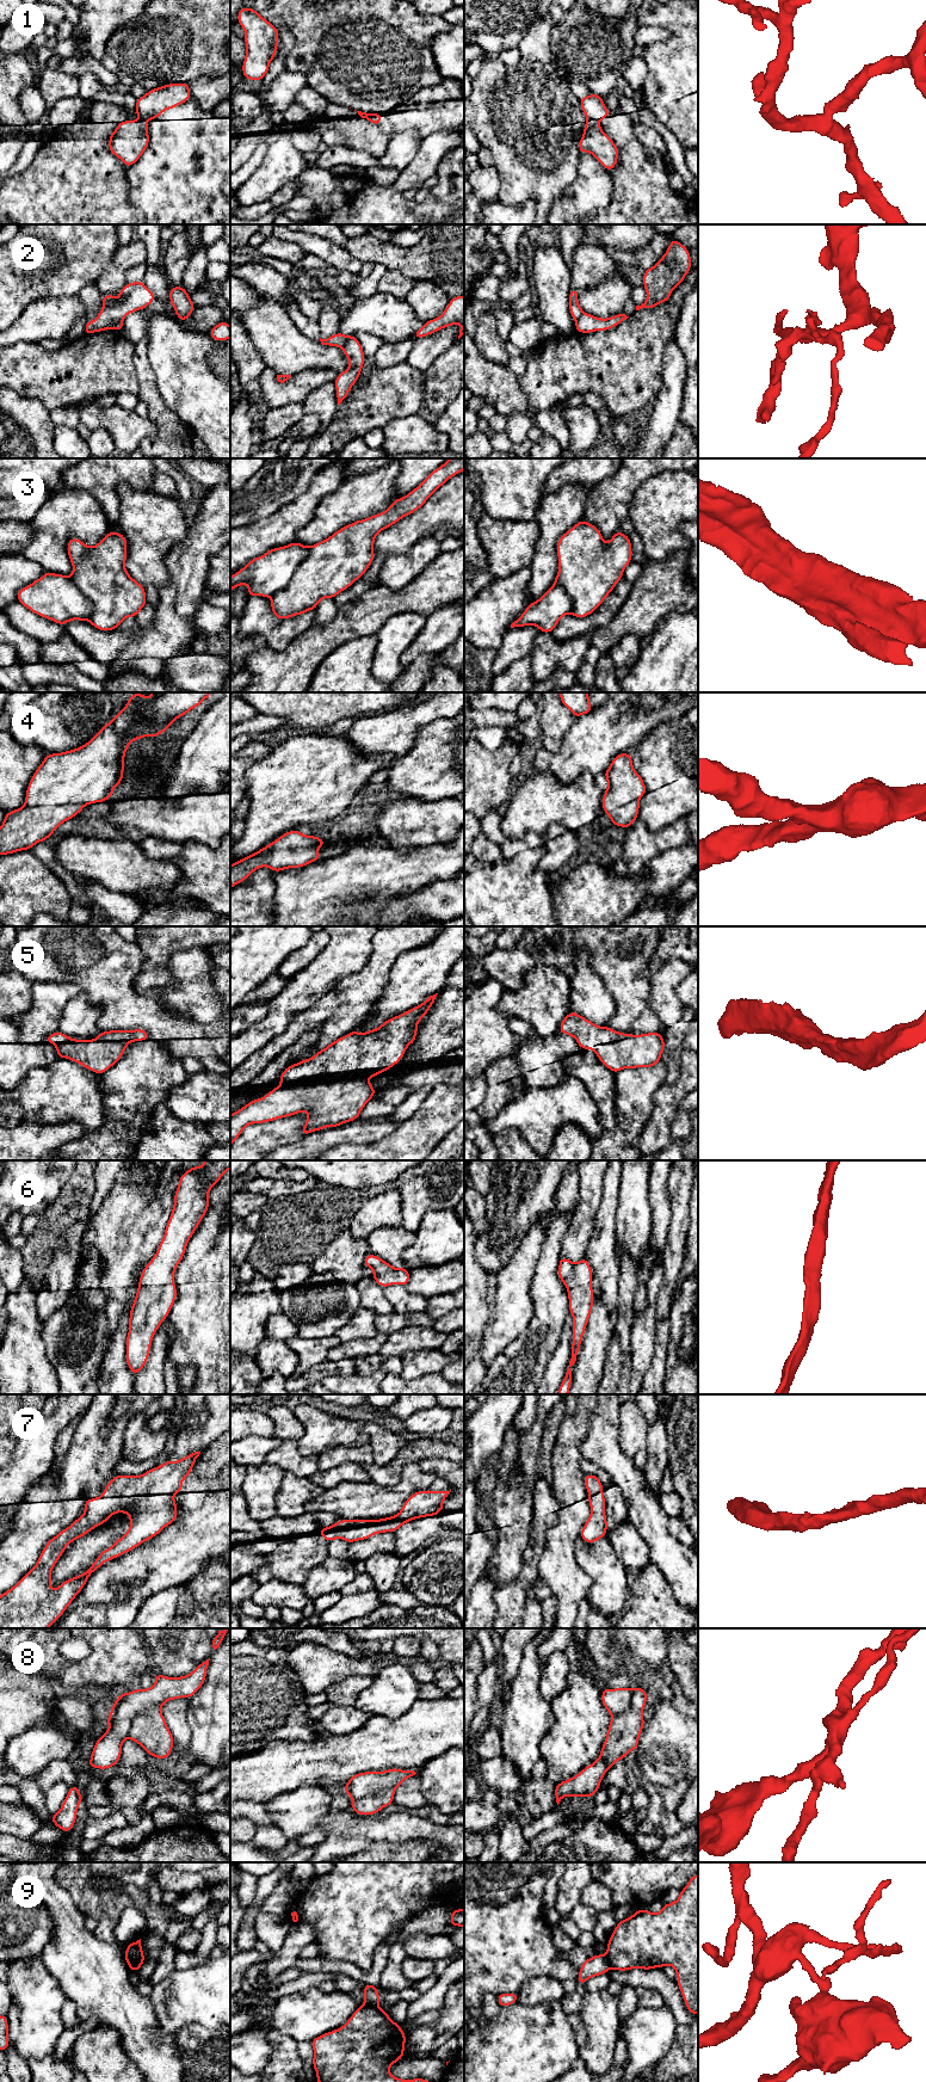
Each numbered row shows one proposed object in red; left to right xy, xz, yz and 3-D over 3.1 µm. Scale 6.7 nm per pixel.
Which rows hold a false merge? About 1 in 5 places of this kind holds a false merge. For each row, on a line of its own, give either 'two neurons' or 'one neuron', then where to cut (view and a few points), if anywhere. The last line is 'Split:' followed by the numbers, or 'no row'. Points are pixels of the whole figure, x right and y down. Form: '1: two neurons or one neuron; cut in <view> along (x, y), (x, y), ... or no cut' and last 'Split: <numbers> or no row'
1: two neurons; cut in yz along (588, 119), (598, 122)
2: two neurons; cut in xy along (122, 319), (117, 319), (111, 327)
3: one neuron; no cut
4: one neuron; no cut
5: one neuron; no cut
6: one neuron; no cut
7: one neuron; no cut
8: two neurons; cut in xy along (160, 1707), (149, 1707), (141, 1711), (133, 1719), (128, 1737)
9: two neurons; cut in xz along (364, 2004), (377, 2007)
Split: 1, 2, 8, 9

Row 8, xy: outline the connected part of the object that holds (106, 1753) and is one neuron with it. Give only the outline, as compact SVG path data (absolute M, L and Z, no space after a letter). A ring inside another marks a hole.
M210 1658L180 1677L155 1674L155 1683L150 1688L140 1687L122 1693L107 1717L109 1730L94 1743L91 1760L86 1764L98 1769L107 1769L117 1764L122 1756L122 1744L129 1738L132 1719L152 1707L161 1708L169 1700L190 1699L204 1684L209 1661Z

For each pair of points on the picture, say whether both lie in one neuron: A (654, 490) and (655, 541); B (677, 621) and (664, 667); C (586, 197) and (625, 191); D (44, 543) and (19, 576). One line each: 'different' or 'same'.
A: same
B: same
C: different
D: different

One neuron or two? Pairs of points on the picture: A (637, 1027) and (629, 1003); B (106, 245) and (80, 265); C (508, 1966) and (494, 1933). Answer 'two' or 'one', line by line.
A: two
B: one
C: one

